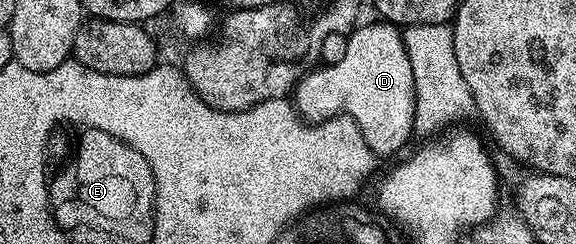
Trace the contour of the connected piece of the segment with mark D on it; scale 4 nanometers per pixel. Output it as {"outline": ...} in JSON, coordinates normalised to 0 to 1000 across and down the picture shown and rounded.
{"outline":[[[670,86],[618,107],[601,148],[595,230],[569,275],[536,287],[510,361],[519,484],[545,512],[601,463],[620,512],[641,611],[655,643],[679,635],[715,561],[719,512],[719,316],[714,242],[691,107]]]}

